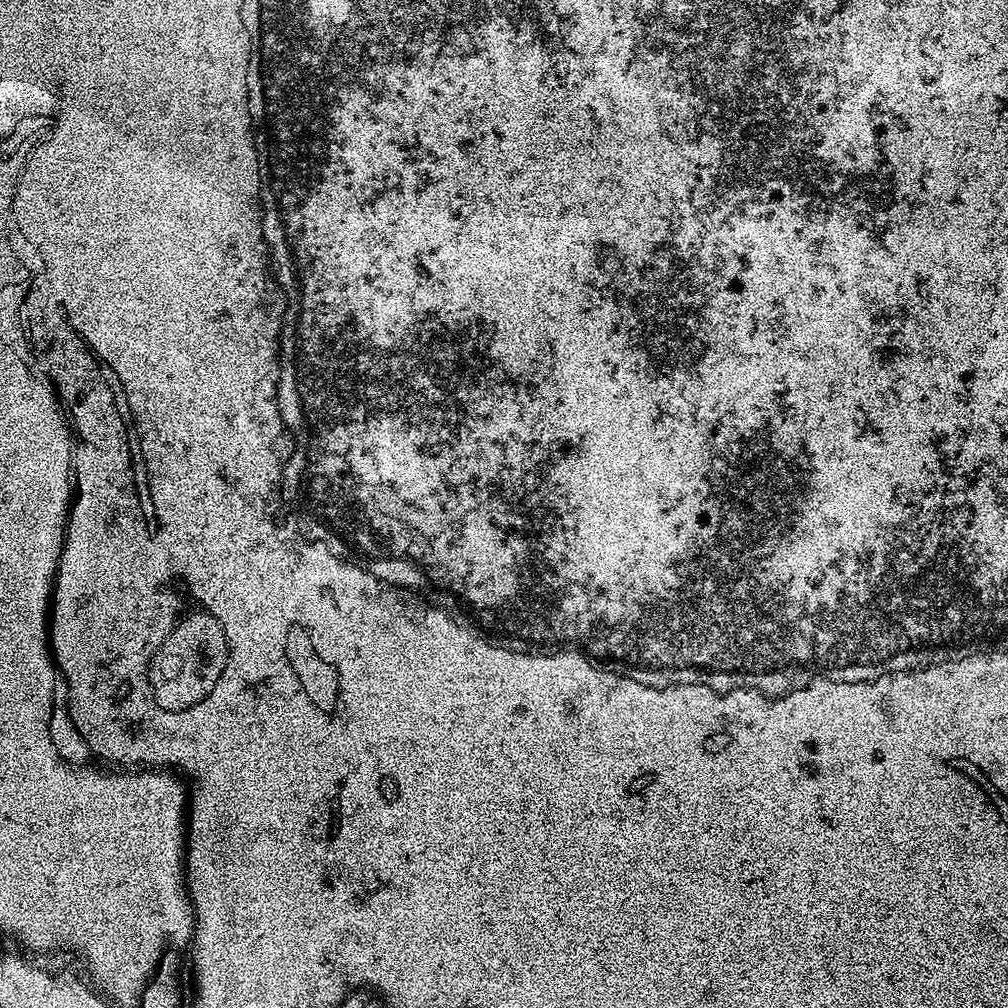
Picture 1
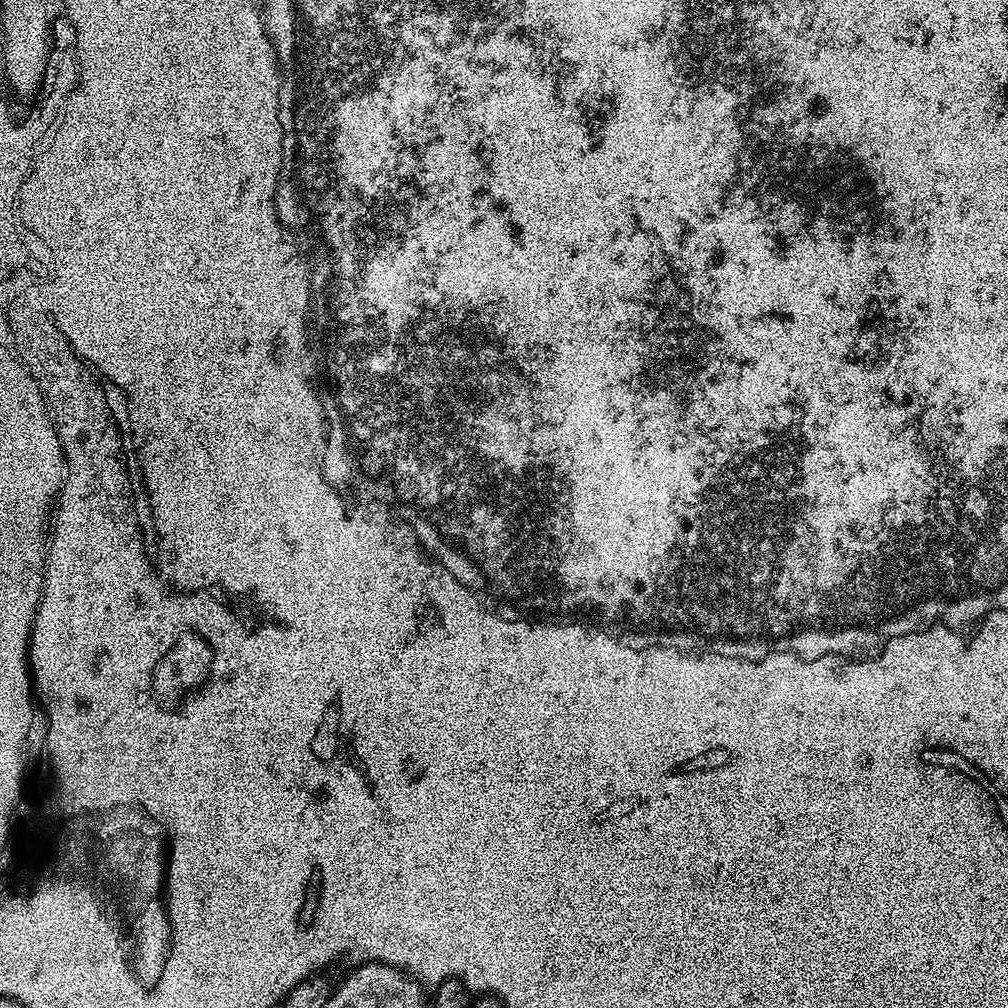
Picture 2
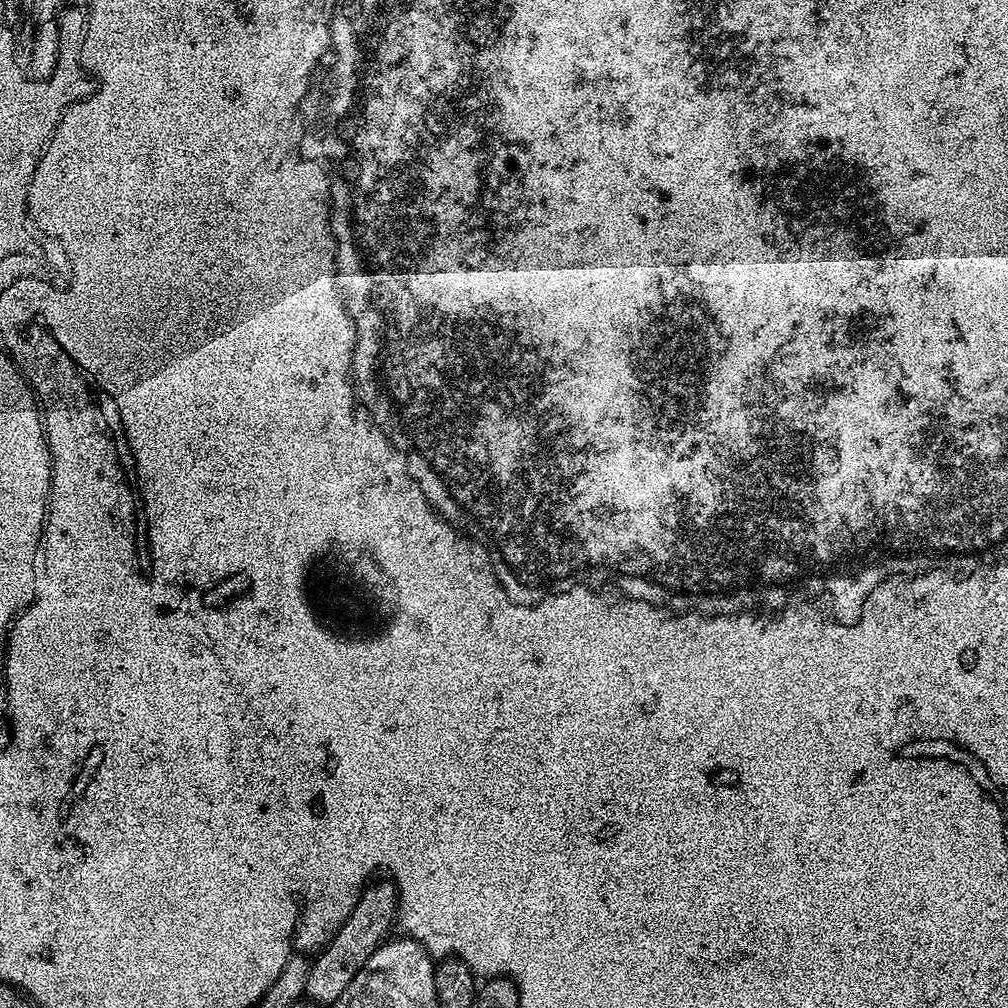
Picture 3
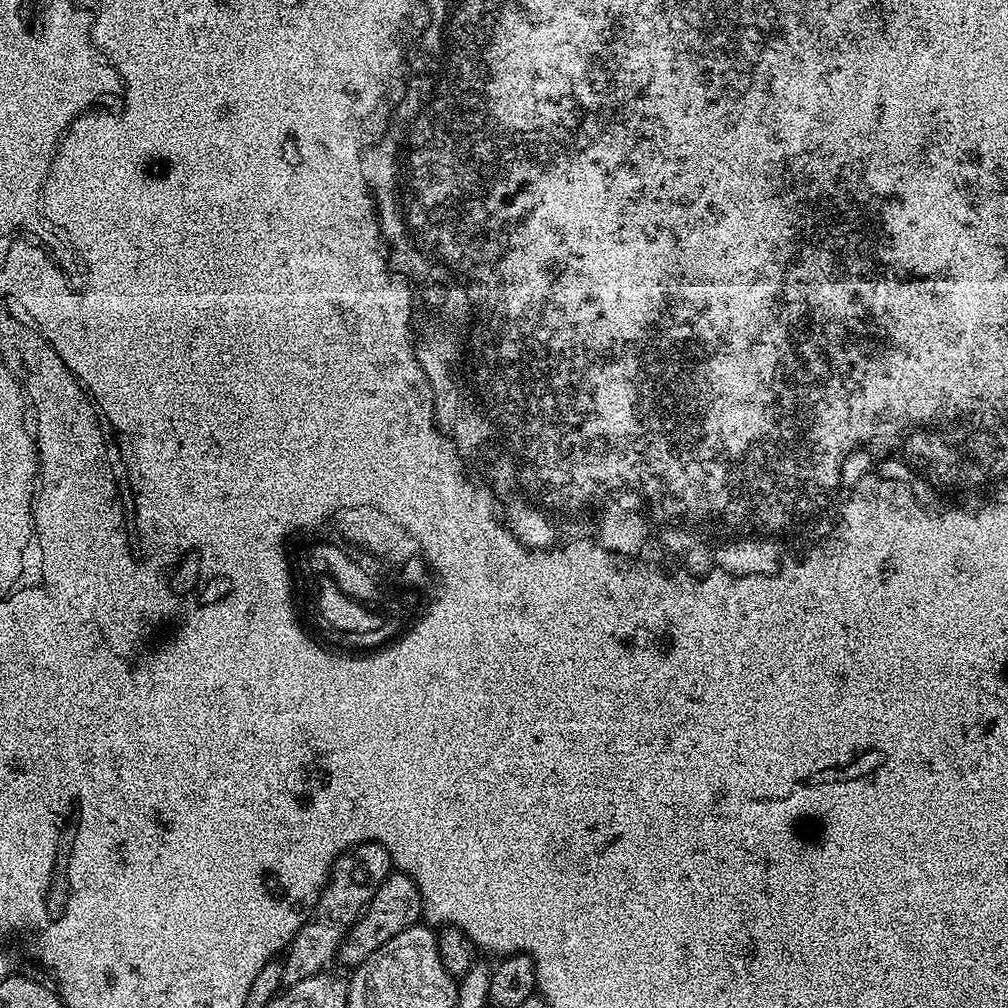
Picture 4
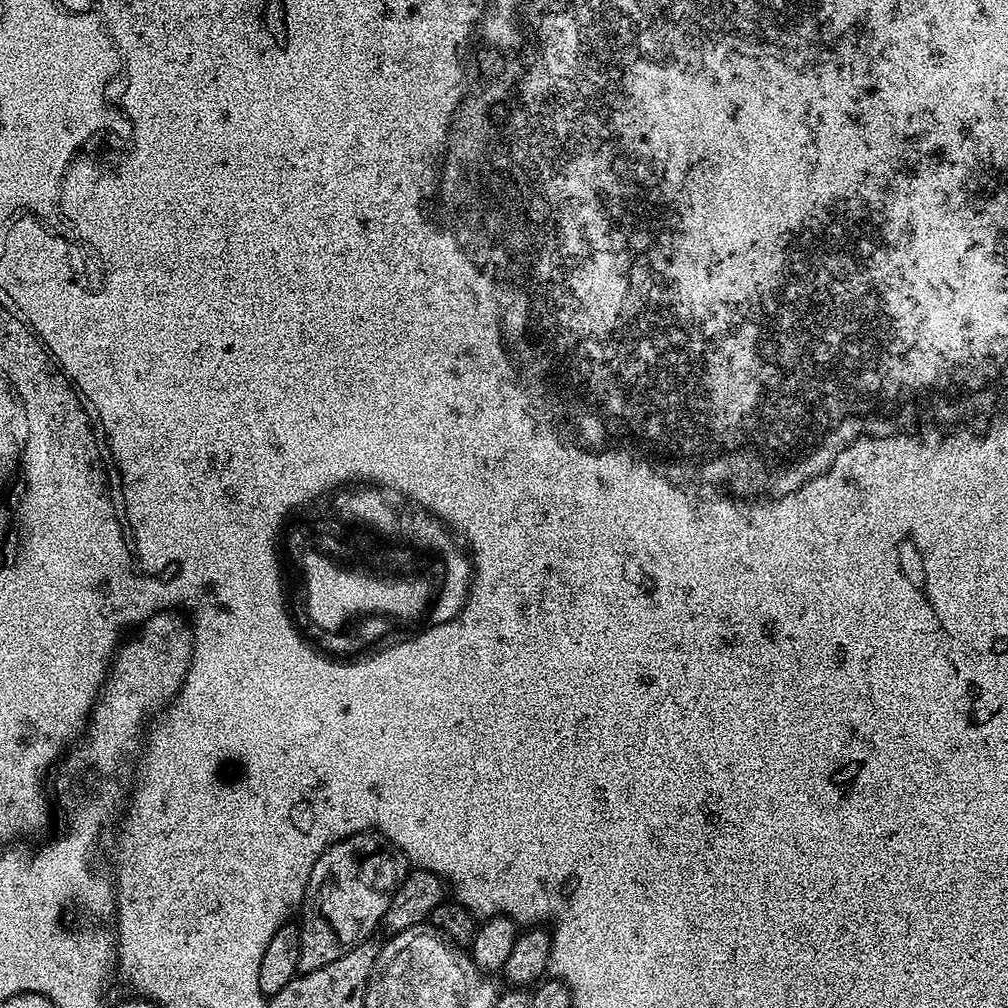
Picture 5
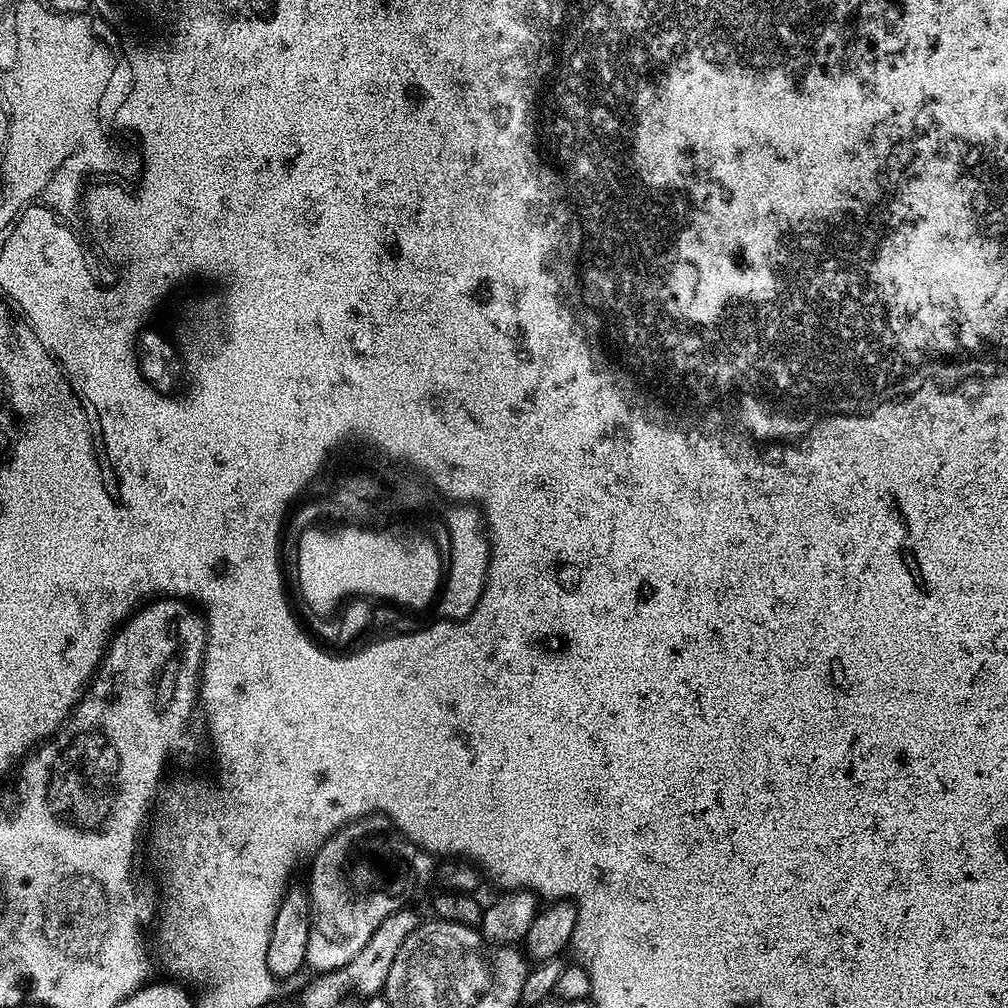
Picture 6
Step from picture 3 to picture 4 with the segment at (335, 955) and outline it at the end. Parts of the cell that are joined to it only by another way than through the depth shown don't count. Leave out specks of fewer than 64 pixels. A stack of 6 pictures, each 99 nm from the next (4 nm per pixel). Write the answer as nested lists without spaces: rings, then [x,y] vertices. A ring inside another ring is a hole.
[[[399,870],[389,872],[363,914],[354,922],[344,943],[340,945],[339,963],[344,963],[348,970],[355,970],[362,962],[366,962],[366,958],[370,958],[370,954],[374,954],[383,944],[390,942],[390,938],[402,934],[402,930],[411,928],[413,924],[421,923],[423,910],[424,903],[416,881]]]

